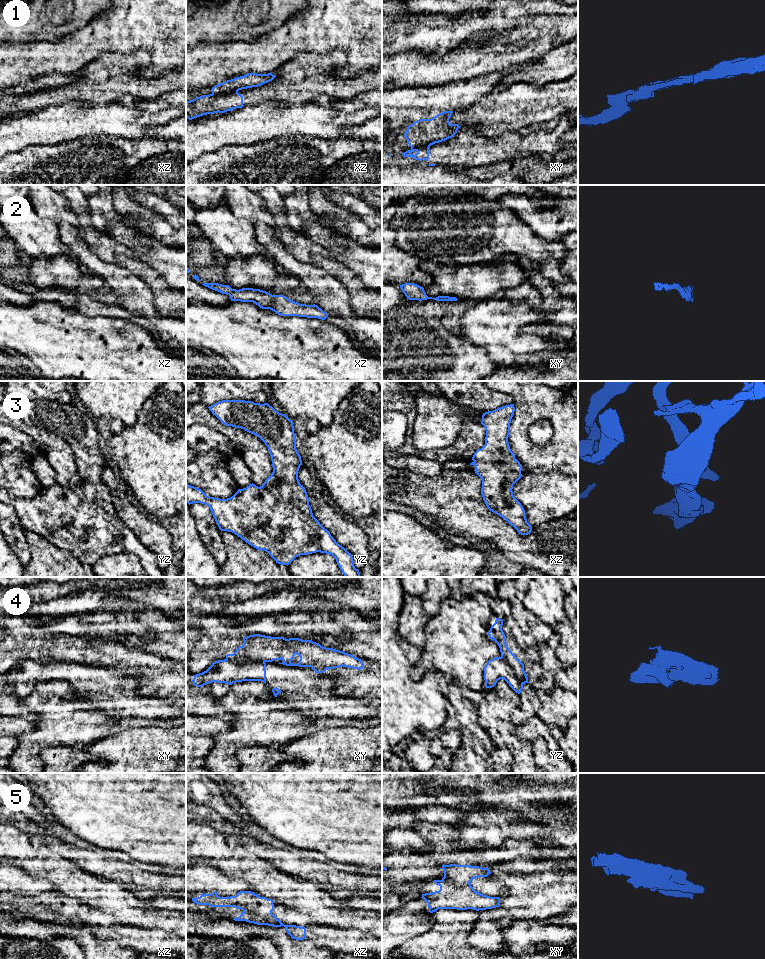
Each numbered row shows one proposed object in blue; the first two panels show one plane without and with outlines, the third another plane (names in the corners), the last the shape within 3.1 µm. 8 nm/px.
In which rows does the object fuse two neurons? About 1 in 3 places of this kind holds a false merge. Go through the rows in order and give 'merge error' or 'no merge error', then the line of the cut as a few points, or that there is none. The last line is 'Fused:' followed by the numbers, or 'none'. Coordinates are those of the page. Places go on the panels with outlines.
1: merge error; cut in xz along (238, 89), (232, 92), (212, 94)
2: no merge error; no cut
3: no merge error; no cut
4: merge error; cut in xy along (226, 658), (239, 662), (264, 662)
5: merge error; cut in xz along (244, 910), (252, 910), (260, 915), (271, 914)
Fused: 1, 4, 5

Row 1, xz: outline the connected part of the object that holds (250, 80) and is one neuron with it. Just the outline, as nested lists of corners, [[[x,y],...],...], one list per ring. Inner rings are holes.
[[[248,73],[244,76],[236,77],[234,79],[227,80],[223,83],[215,85],[212,88],[212,94],[224,94],[242,89],[258,87],[272,81],[275,77],[276,75],[273,75],[272,73]]]

